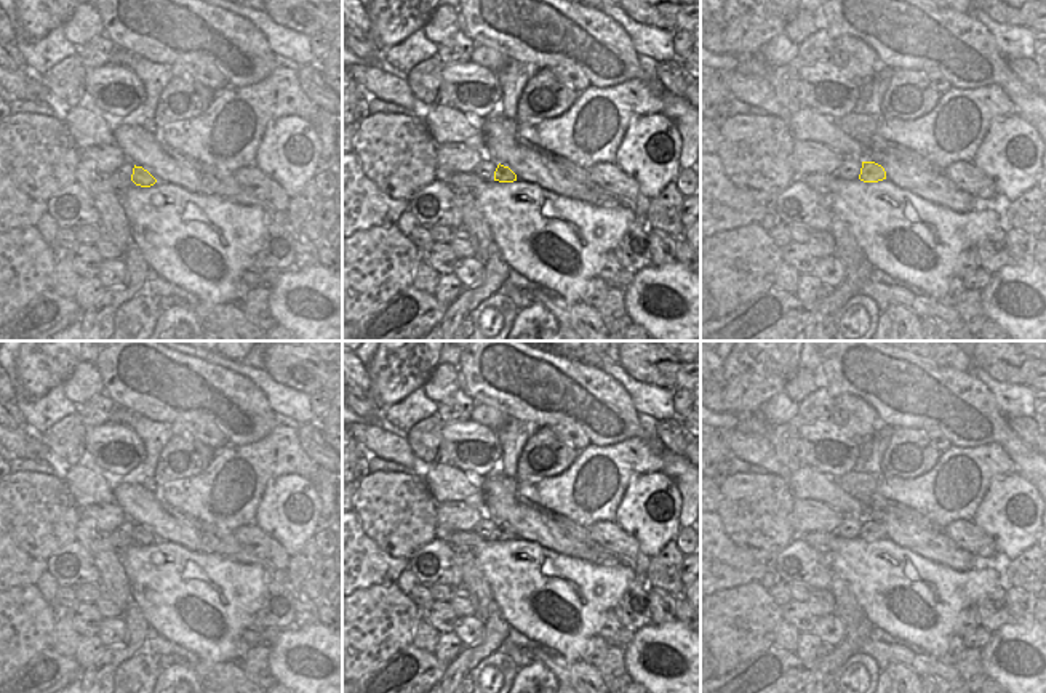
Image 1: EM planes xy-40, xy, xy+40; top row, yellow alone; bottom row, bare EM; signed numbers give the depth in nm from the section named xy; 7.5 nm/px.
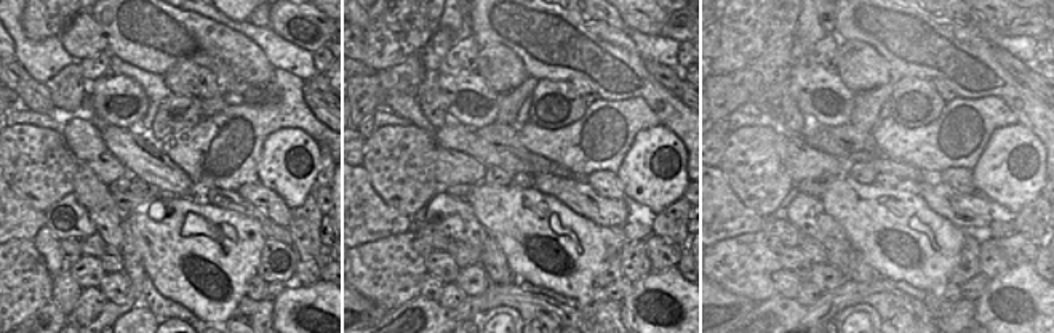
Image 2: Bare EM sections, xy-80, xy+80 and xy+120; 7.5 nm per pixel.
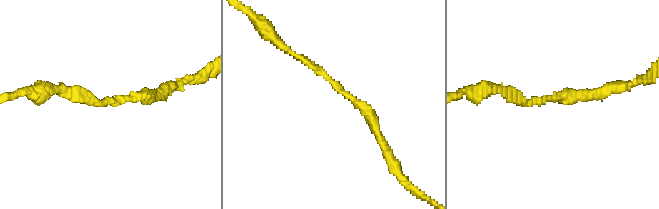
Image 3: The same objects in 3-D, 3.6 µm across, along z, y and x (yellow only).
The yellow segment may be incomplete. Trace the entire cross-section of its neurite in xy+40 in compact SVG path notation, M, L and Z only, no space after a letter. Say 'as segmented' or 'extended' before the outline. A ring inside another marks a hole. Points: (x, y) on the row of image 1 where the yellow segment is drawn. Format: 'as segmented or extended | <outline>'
as segmented | M862 162L859 179L864 182L878 182L886 179L886 171L875 162Z

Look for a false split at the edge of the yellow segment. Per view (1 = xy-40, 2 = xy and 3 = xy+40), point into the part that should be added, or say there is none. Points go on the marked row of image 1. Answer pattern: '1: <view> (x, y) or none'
1: none
2: none
3: none

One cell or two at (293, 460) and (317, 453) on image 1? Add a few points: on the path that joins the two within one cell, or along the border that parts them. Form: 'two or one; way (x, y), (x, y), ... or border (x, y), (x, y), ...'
two; border (298, 424), (298, 440), (306, 455), (319, 466)

